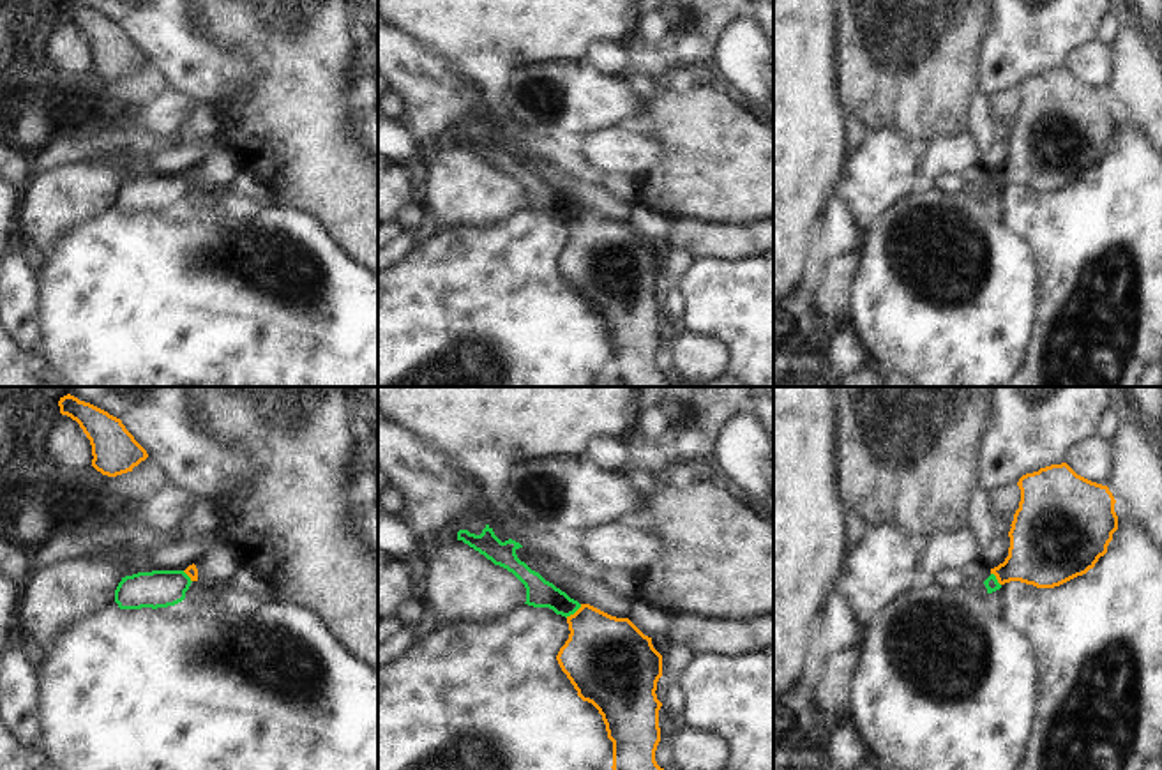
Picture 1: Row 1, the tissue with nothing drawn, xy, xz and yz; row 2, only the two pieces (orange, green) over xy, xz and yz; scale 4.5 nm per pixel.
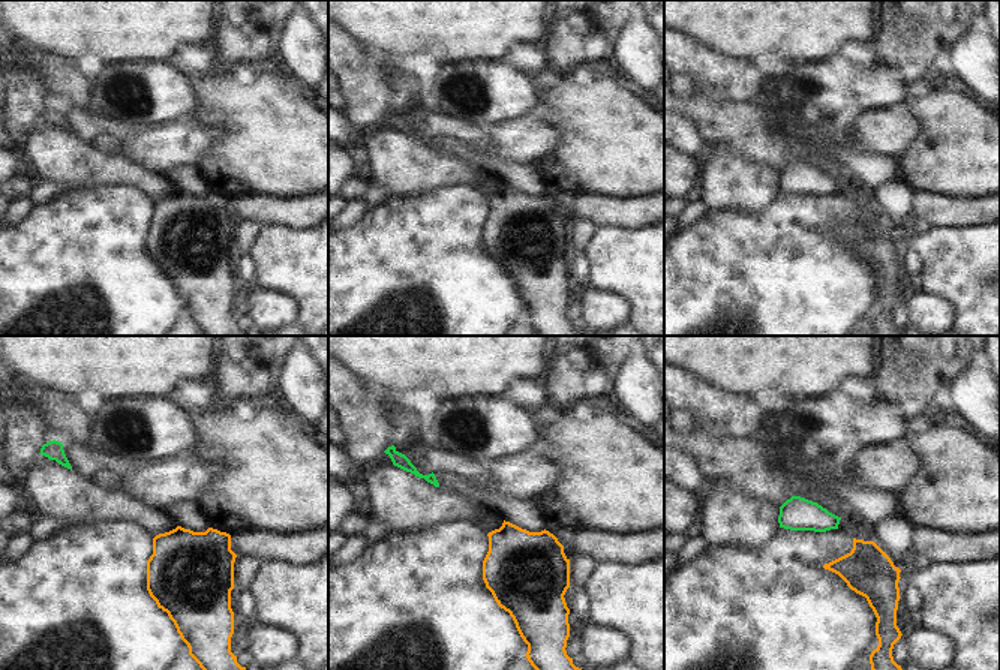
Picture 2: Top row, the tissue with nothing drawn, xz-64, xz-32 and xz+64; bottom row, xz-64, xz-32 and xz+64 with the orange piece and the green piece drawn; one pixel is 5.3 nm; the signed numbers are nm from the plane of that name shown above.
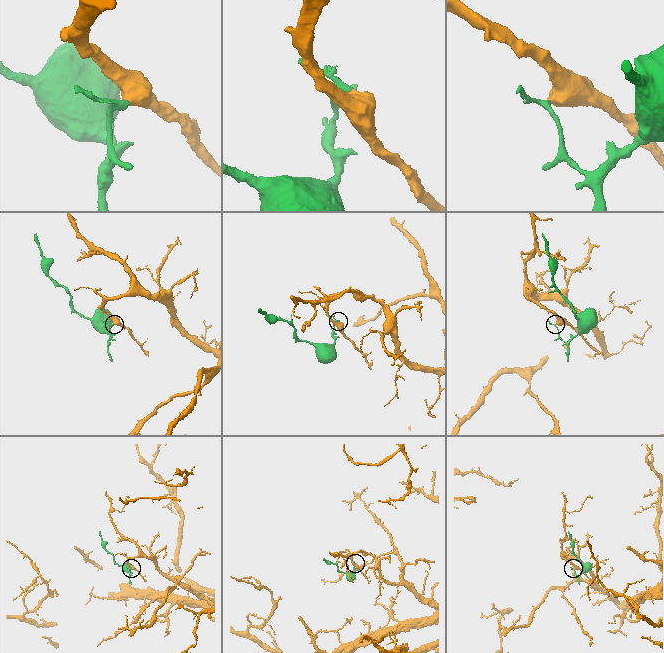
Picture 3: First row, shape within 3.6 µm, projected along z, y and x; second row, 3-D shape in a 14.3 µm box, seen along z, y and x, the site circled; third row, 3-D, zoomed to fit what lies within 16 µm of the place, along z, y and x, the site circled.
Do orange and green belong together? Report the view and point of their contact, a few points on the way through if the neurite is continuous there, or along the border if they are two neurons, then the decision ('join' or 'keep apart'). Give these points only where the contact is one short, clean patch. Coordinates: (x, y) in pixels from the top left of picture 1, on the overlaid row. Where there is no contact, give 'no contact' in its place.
contact xz (574, 613); border xz (581, 604), (565, 617); keep apart

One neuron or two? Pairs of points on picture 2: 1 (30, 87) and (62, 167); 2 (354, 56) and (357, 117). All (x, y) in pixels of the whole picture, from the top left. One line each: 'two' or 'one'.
1: two
2: one

